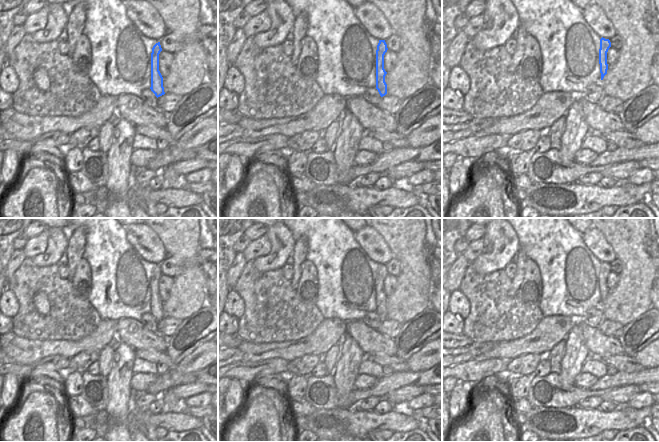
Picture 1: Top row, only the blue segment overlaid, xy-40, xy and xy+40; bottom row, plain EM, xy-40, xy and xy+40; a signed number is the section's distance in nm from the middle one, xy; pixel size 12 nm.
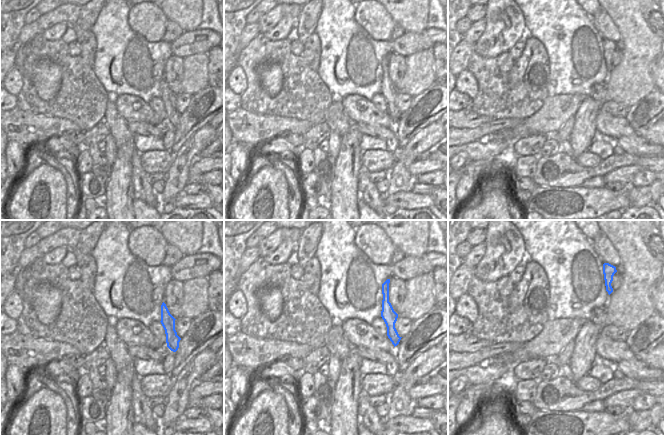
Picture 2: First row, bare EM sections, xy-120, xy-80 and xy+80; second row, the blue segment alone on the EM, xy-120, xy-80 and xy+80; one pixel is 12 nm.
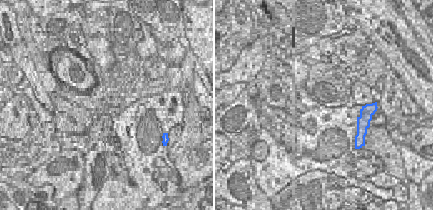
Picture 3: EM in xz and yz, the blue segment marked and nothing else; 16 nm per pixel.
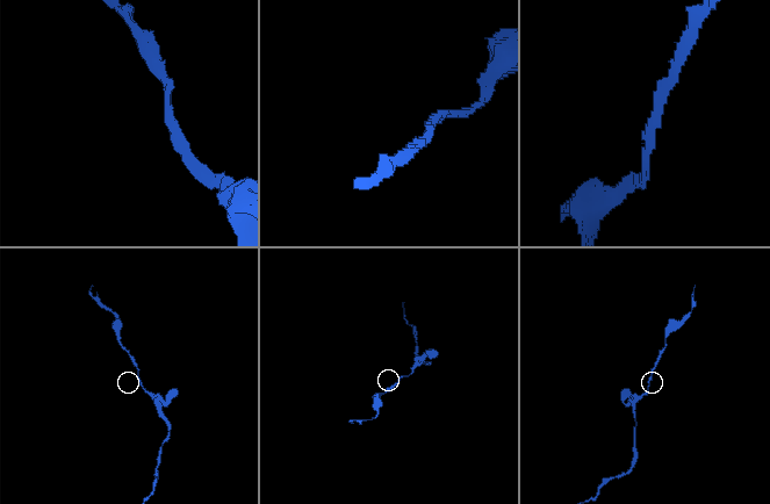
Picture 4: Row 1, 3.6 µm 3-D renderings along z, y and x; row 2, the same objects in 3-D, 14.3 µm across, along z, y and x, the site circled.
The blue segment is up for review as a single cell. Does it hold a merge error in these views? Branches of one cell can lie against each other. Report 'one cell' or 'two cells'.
one cell

